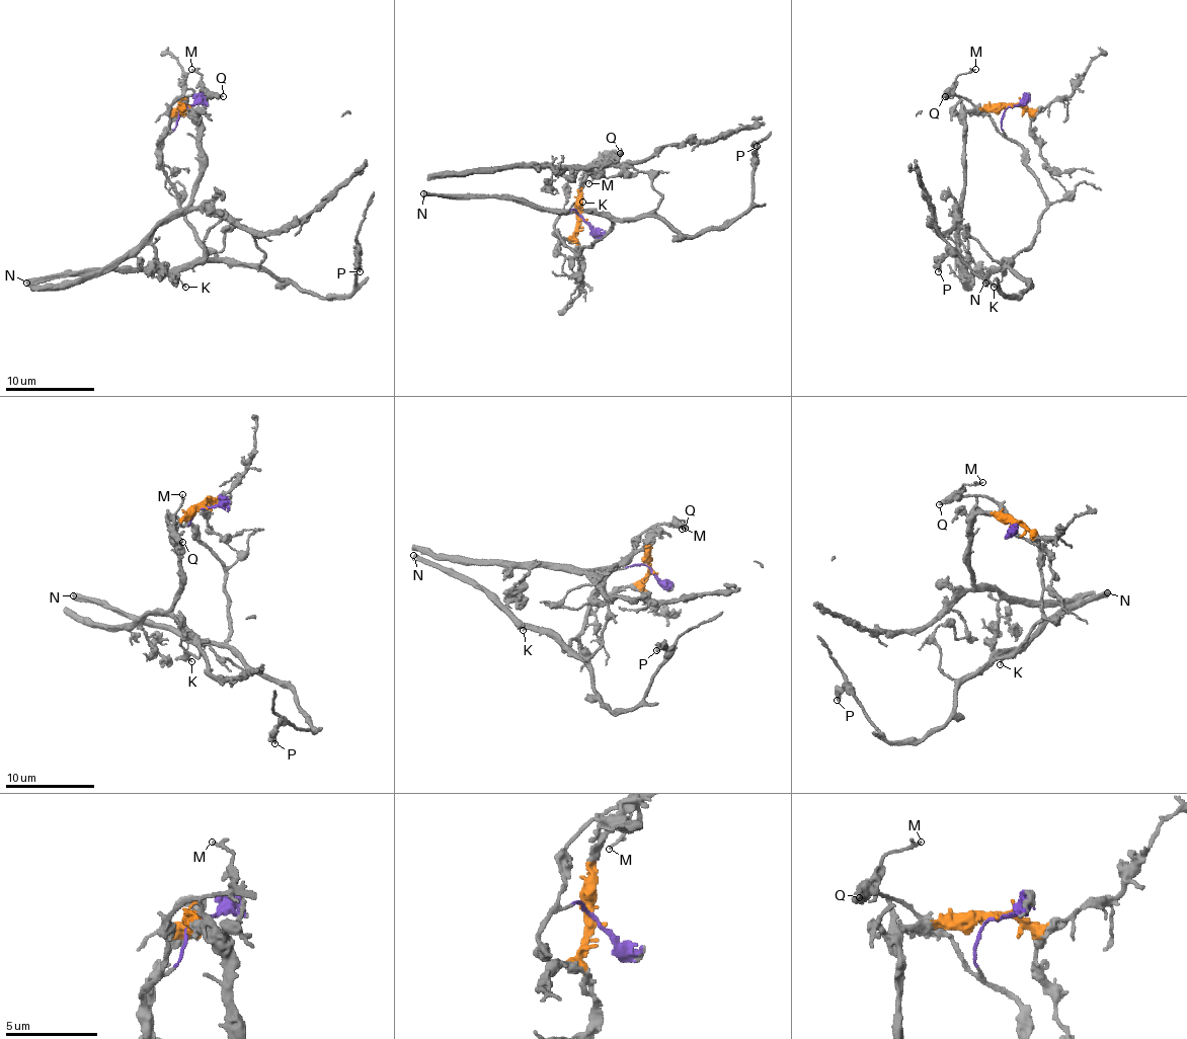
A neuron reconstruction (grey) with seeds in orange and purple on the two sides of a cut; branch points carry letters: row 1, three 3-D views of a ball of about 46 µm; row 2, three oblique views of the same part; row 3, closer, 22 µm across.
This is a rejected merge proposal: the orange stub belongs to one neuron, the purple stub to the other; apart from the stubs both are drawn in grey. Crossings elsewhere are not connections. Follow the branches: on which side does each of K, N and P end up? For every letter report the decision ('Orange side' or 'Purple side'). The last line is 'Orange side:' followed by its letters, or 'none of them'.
K: Purple side
N: Purple side
P: Purple side
Orange side: none of them

